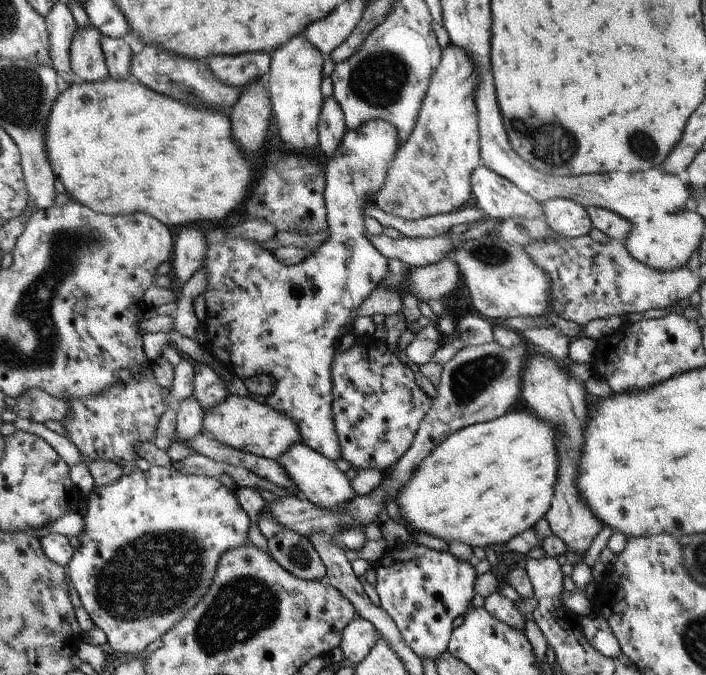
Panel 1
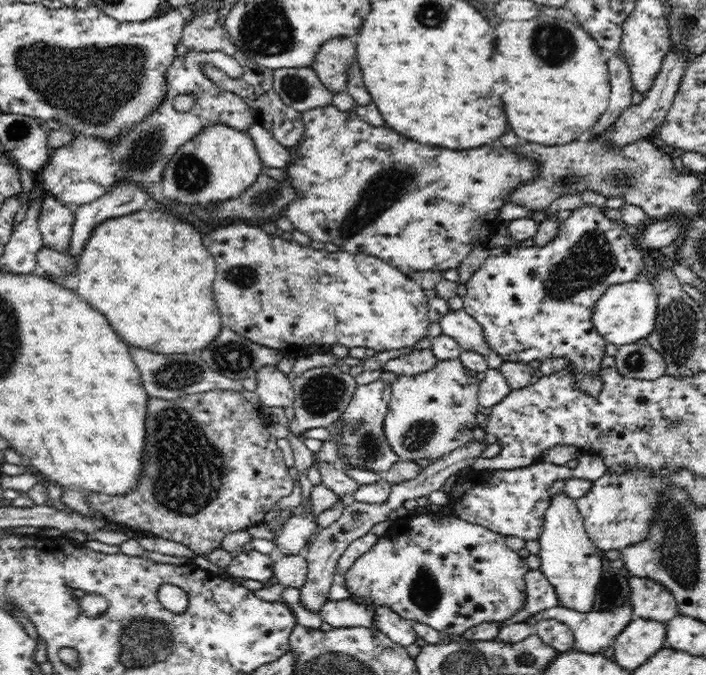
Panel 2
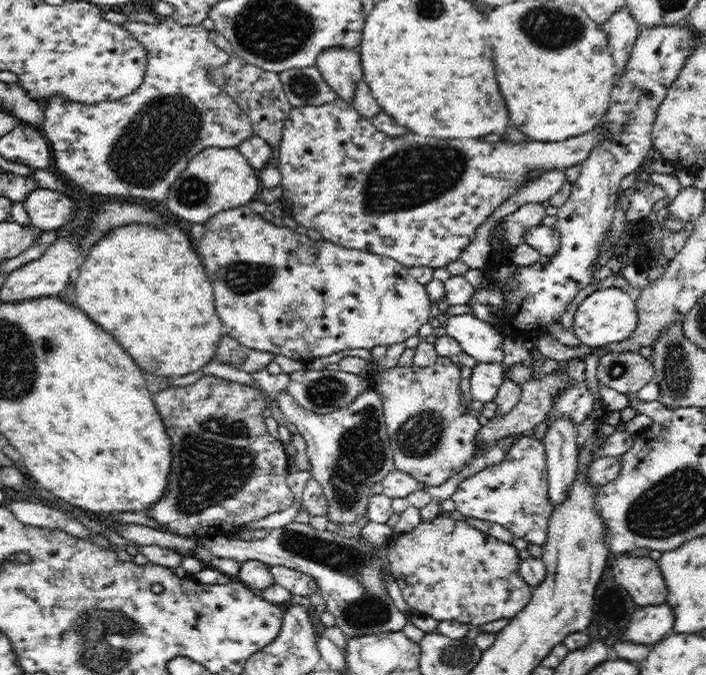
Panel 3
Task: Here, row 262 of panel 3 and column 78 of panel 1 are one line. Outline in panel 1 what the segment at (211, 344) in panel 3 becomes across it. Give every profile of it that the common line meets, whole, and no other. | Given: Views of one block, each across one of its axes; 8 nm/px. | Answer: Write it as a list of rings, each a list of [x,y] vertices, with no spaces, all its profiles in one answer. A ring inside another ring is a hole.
[[[132,78],[73,82],[61,87],[45,126],[46,159],[71,200],[106,215],[145,213],[167,226],[213,222],[233,212],[251,192],[256,176],[230,135],[228,115],[197,109],[163,96]]]

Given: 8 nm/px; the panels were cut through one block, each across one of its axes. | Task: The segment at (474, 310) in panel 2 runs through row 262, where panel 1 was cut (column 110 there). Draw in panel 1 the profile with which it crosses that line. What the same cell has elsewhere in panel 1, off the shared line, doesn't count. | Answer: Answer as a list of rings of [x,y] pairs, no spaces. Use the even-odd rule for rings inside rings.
[[[150,466],[146,472],[135,471],[130,474],[122,474],[112,484],[91,487],[91,491],[85,496],[86,508],[82,518],[83,530],[76,536],[79,546],[71,553],[71,558],[65,566],[72,587],[76,590],[80,600],[80,606],[85,609],[94,626],[100,628],[106,636],[106,642],[113,652],[123,654],[139,654],[145,650],[147,644],[163,636],[174,624],[177,624],[183,615],[193,608],[203,597],[215,576],[218,558],[228,550],[242,547],[249,539],[247,528],[249,521],[245,511],[239,506],[233,491],[227,489],[216,477],[205,475],[187,475],[173,468]]]

